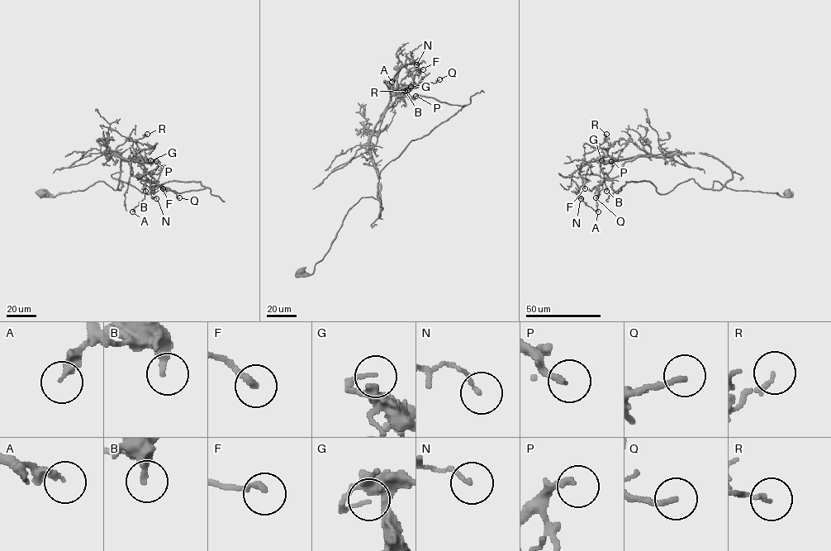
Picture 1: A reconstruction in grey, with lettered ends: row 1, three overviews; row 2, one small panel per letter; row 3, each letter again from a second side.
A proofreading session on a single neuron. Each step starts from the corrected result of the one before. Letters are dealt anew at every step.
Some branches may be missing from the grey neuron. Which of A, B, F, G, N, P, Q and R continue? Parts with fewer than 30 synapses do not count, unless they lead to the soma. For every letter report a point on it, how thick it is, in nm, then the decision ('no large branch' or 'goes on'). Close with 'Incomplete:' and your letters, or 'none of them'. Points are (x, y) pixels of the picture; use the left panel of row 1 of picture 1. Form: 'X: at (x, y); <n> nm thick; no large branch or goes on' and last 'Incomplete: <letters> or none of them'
A: at (132, 211); 240 nm thick; no large branch
B: at (145, 191); 240 nm thick; no large branch
F: at (163, 188); 200 nm thick; no large branch
G: at (150, 160); 100 nm thick; no large branch
N: at (156, 198); 130 nm thick; no large branch
P: at (156, 161); 200 nm thick; no large branch
Q: at (179, 197); 170 nm thick; no large branch
R: at (147, 134); 130 nm thick; no large branch
Incomplete: none of them

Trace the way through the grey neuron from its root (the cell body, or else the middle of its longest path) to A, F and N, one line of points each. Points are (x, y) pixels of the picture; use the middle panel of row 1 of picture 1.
A: (301, 271), (312, 273), (362, 197), (379, 200), (381, 171), (464, 106), (400, 96), (408, 59), (391, 82)
F: (301, 271), (362, 197), (379, 200), (381, 171), (464, 106), (404, 96), (423, 69)
N: (301, 271), (312, 273), (362, 197), (379, 200), (381, 171), (464, 106), (400, 96), (399, 68), (416, 64)

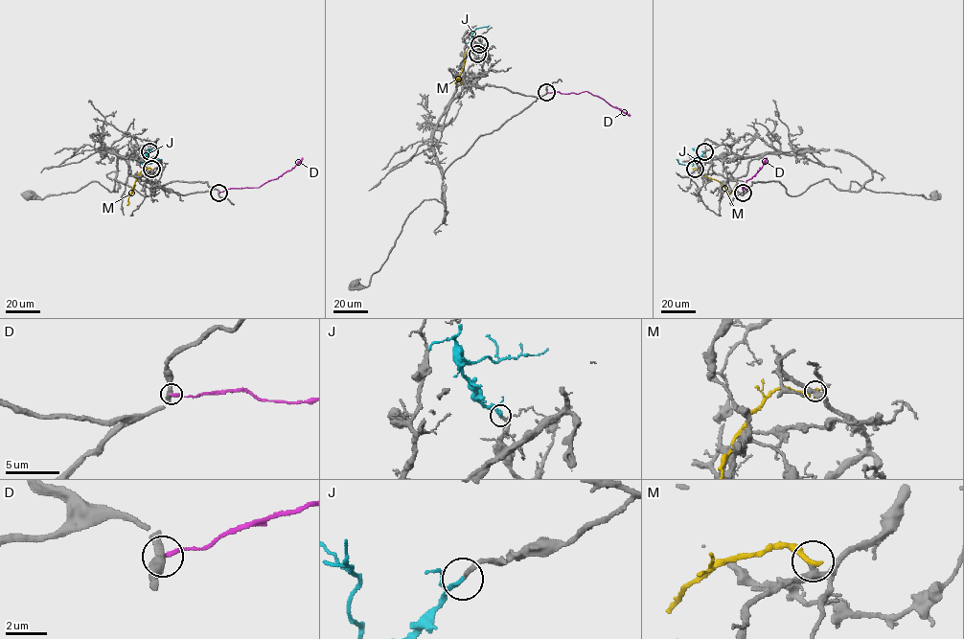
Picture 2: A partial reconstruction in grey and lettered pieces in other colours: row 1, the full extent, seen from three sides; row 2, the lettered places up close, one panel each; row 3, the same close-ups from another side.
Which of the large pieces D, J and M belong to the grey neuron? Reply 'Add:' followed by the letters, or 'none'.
Add: J

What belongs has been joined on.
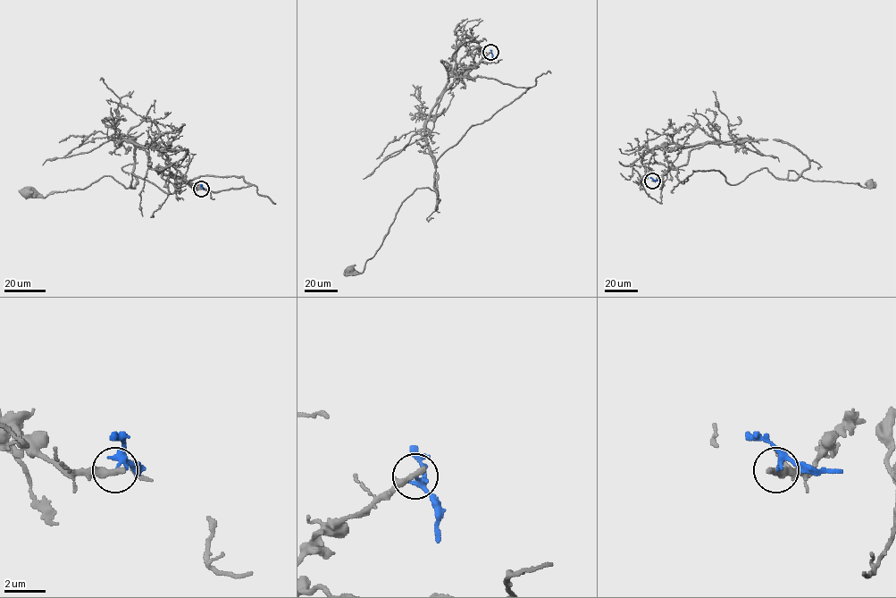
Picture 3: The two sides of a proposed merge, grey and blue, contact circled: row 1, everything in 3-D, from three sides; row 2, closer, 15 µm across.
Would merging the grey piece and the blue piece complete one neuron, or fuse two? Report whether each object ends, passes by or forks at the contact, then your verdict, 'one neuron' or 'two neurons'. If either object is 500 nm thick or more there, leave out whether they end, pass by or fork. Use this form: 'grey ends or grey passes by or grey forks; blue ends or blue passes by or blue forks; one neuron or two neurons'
grey ends; blue passes by; two neurons

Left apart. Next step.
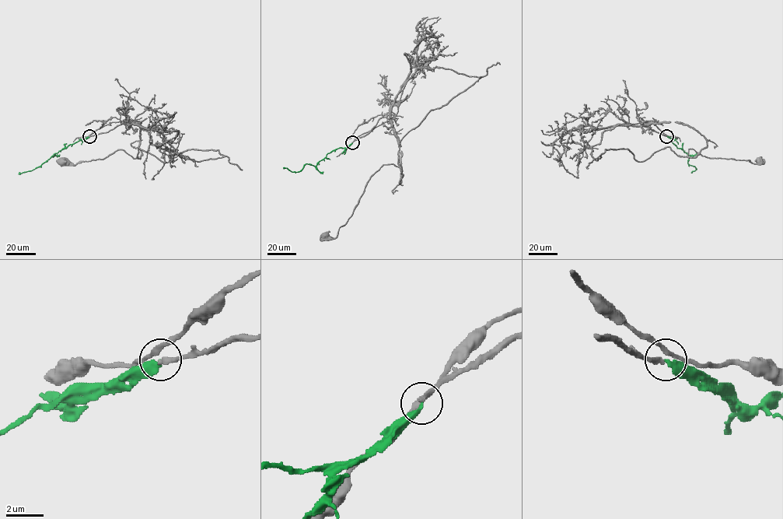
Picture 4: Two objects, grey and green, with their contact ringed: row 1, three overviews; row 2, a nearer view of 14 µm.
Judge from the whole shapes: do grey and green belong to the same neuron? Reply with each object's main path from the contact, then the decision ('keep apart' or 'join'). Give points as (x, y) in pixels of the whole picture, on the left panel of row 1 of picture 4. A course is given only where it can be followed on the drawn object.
grey via (89, 136), (138, 124), (159, 148), (222, 156), (187, 149), (163, 163), (138, 148), (138, 158), (61, 160) | green via (89, 136), (69, 144), (39, 166), (18, 174) | join

